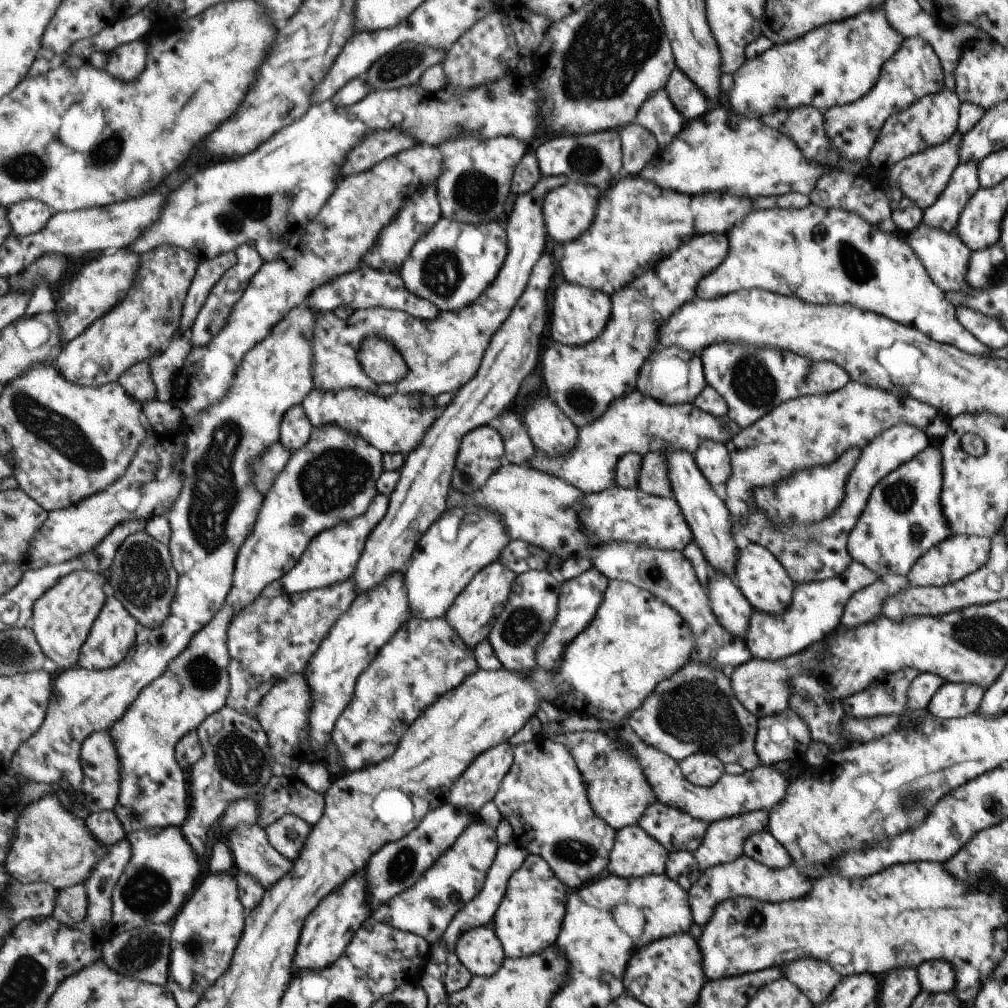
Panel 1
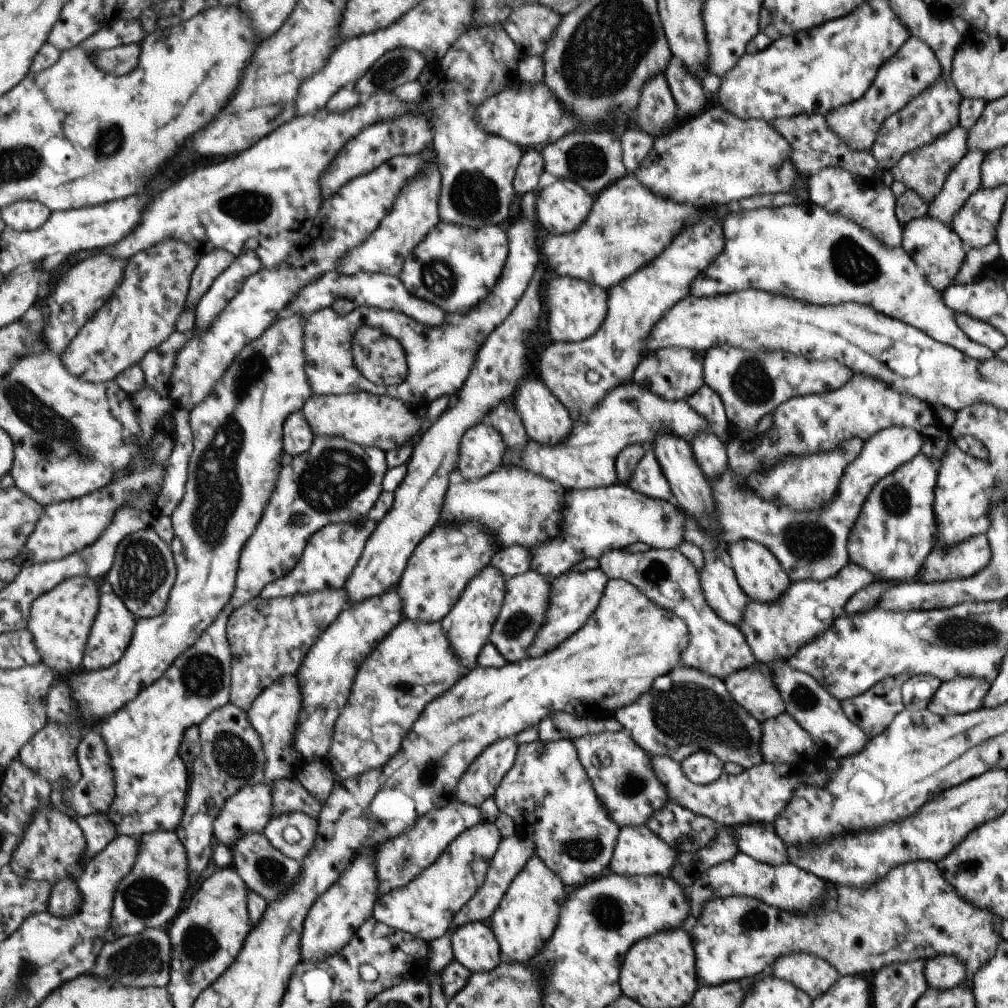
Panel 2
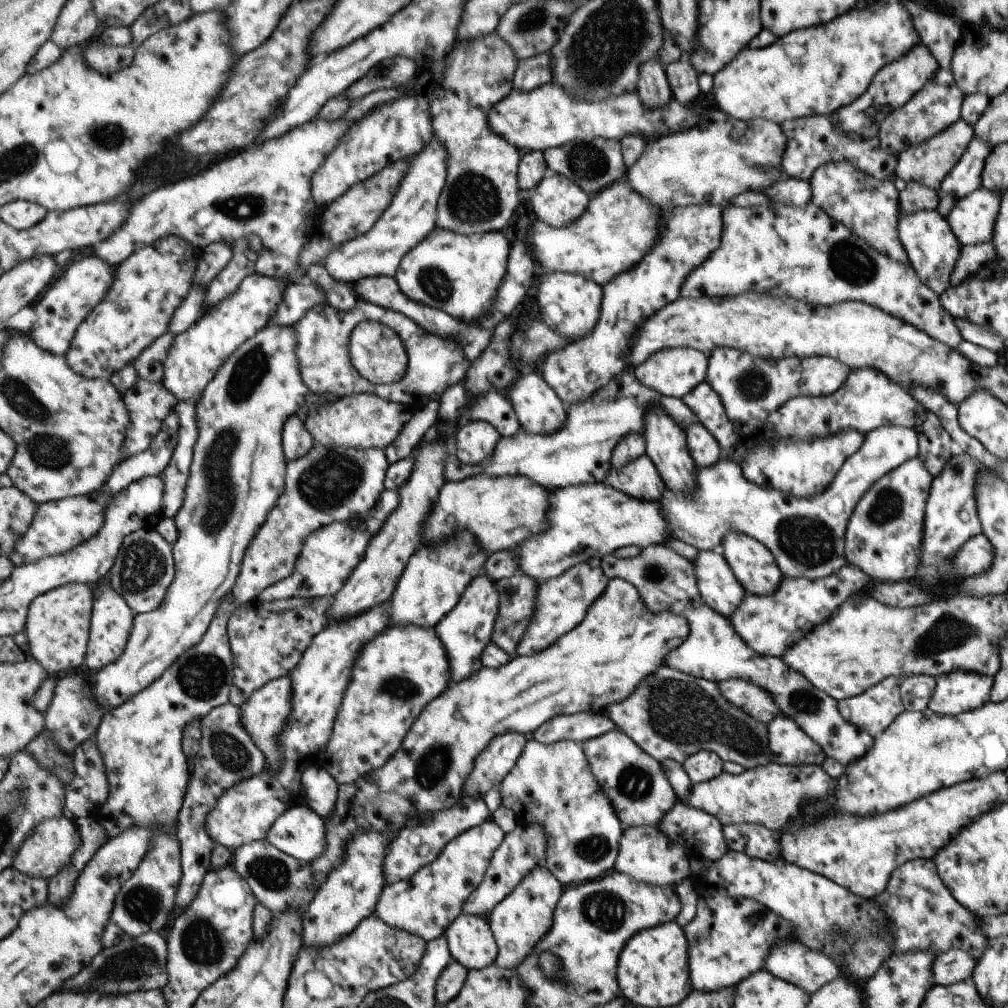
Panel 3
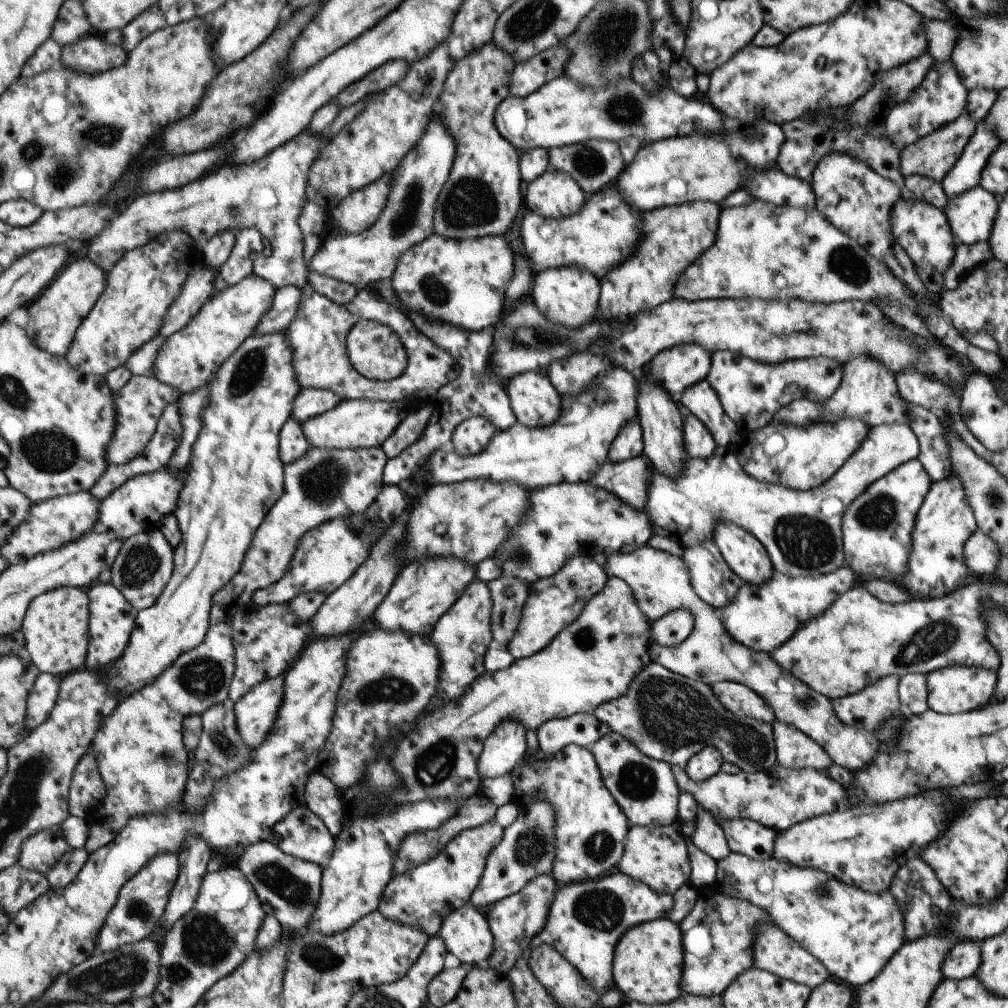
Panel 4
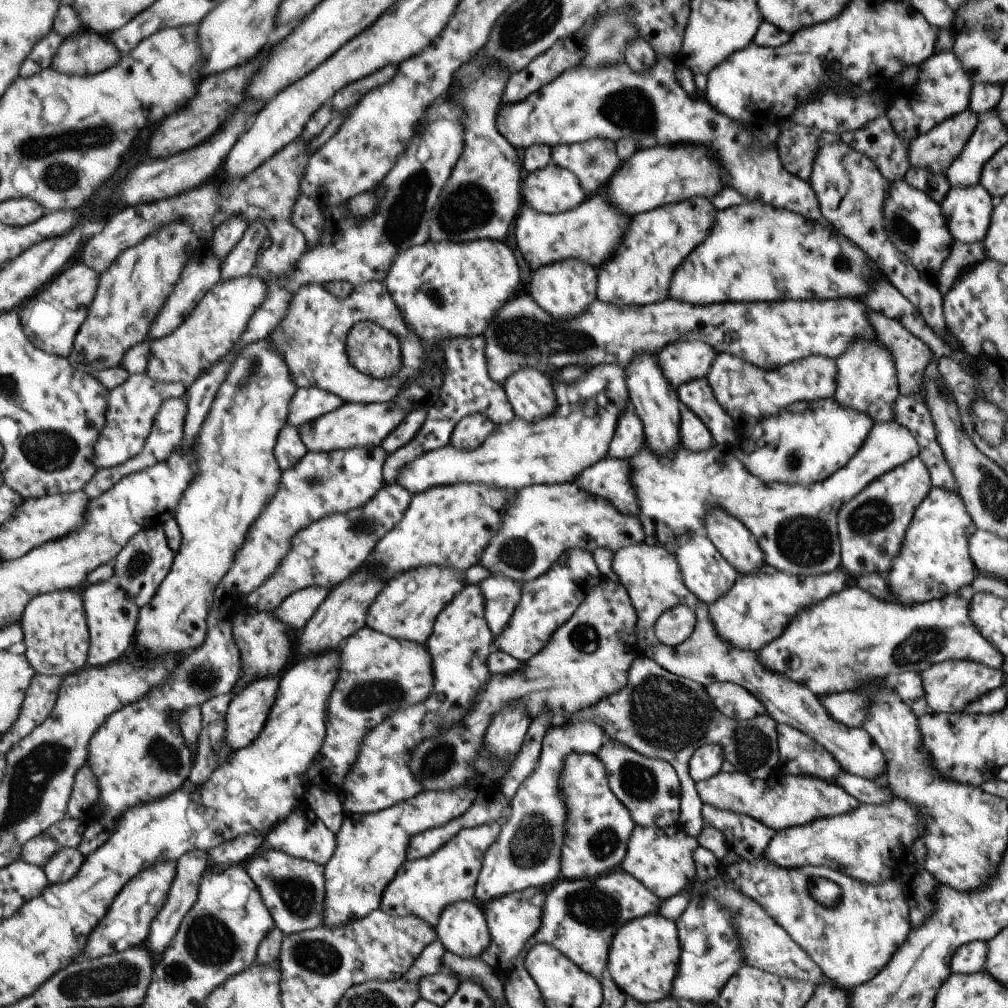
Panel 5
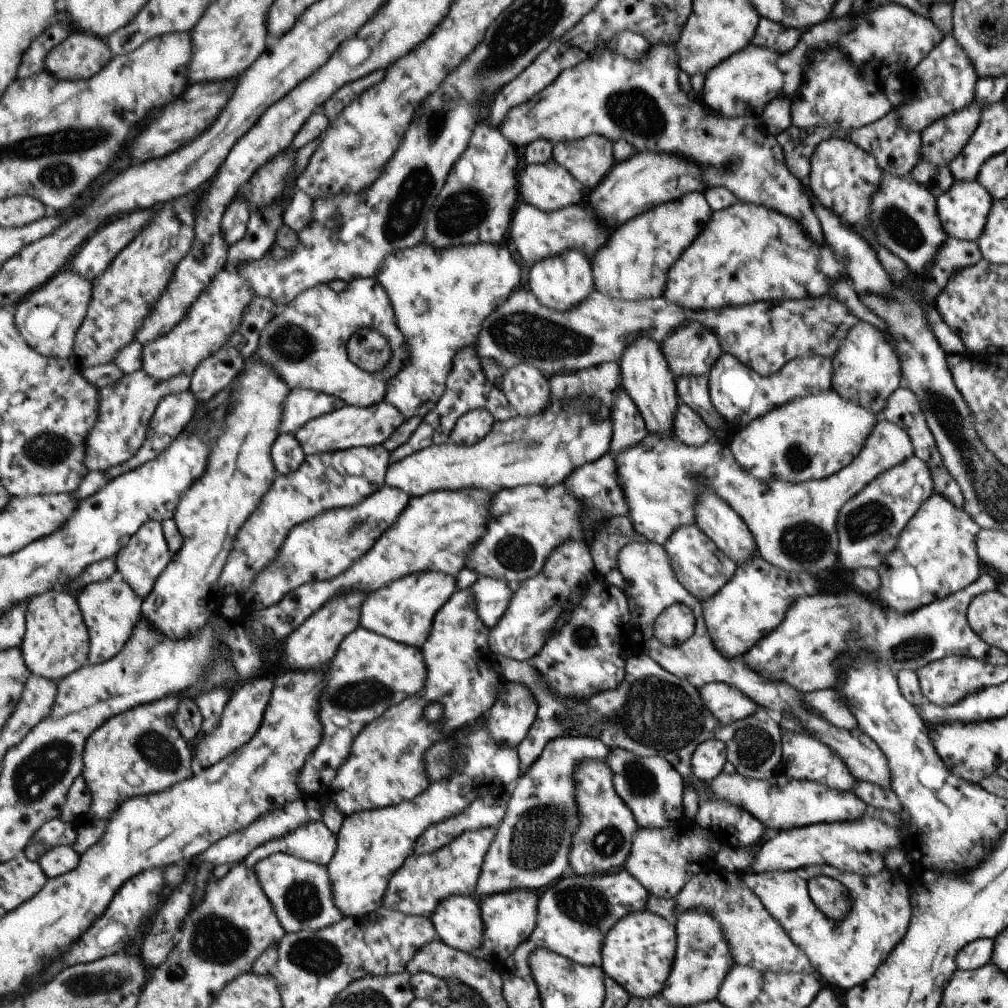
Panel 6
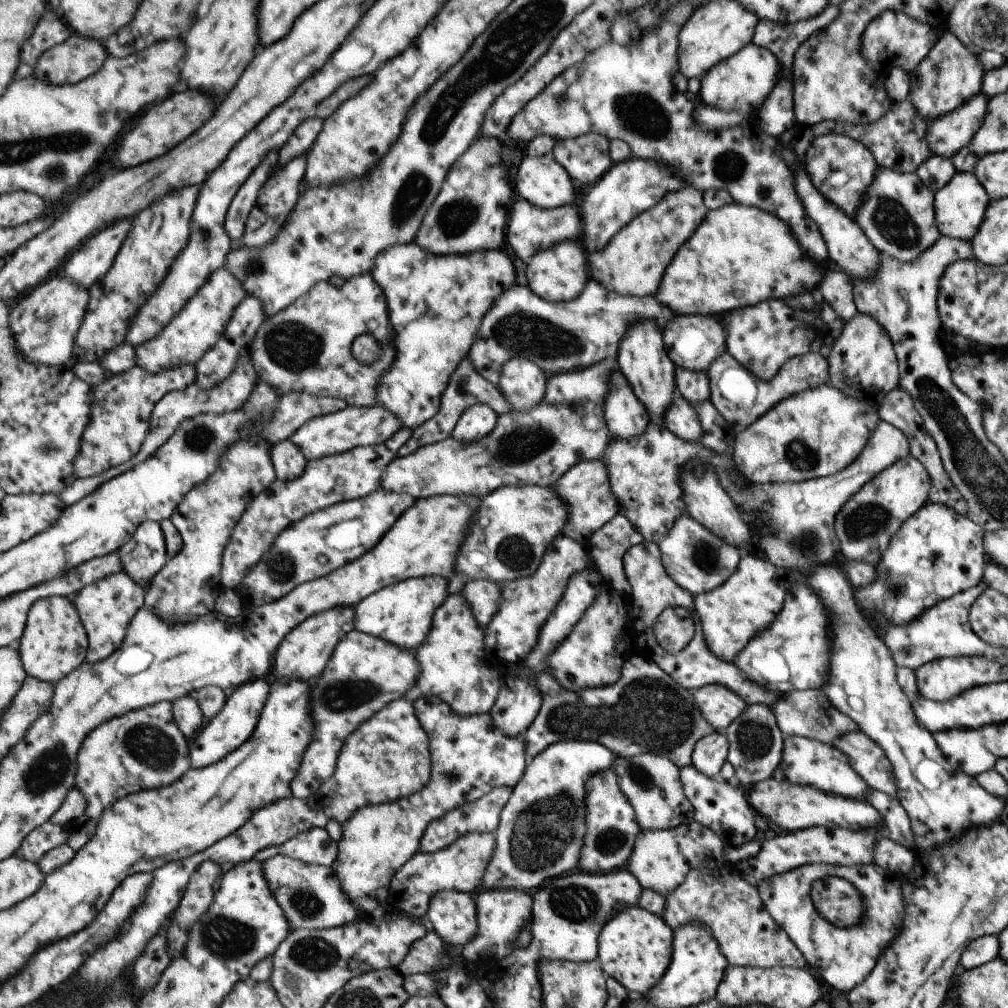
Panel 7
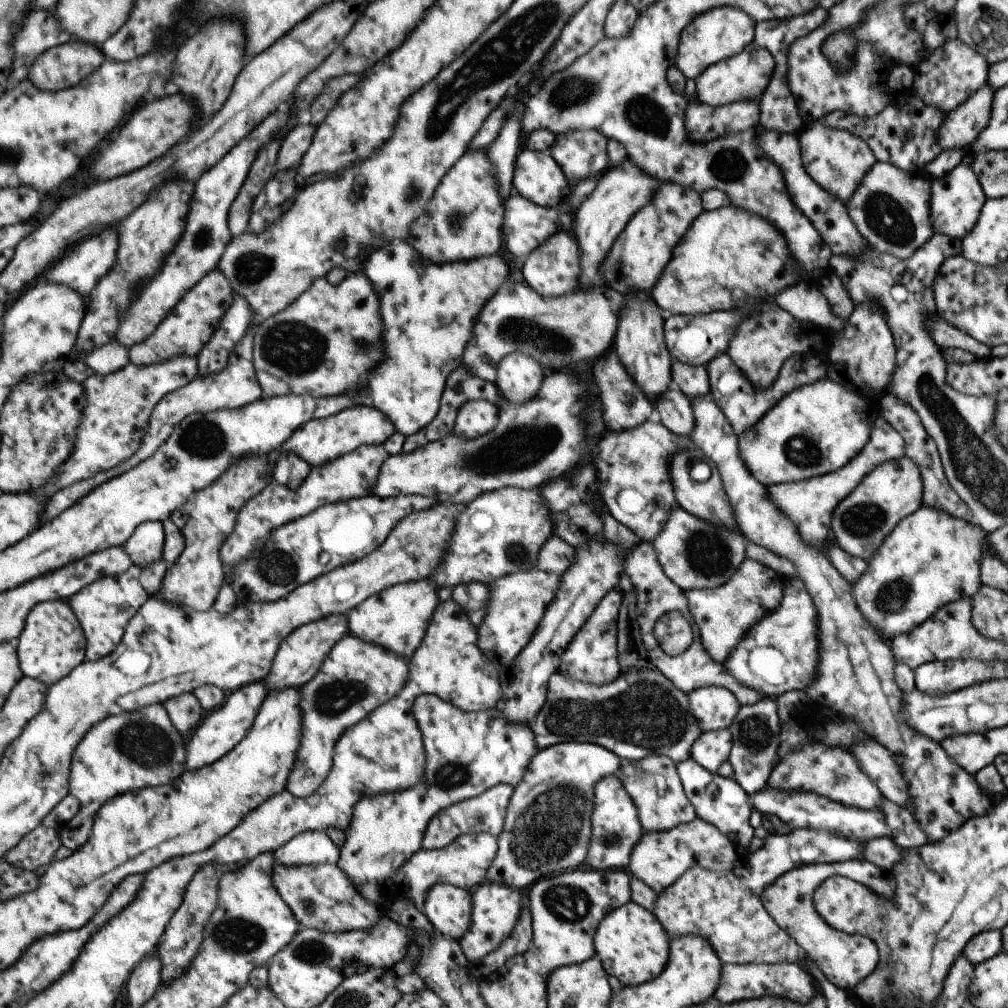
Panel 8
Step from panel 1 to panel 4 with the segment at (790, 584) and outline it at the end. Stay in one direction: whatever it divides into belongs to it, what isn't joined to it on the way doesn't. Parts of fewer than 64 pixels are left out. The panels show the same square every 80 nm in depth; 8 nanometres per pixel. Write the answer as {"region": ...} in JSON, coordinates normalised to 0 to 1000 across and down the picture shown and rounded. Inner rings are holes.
{"region":[[[710,519],[705,537],[721,562],[738,578],[751,582],[765,573],[768,563],[760,546],[740,526],[727,519]]]}

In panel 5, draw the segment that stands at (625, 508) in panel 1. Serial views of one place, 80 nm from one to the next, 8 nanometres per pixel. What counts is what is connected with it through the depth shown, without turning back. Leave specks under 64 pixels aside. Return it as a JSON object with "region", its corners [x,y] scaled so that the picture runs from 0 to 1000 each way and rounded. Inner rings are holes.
{"region":[[[570,477],[551,481],[523,482],[509,489],[507,503],[499,508],[499,523],[495,524],[493,532],[487,536],[482,548],[479,548],[475,554],[475,560],[481,565],[485,565],[488,570],[499,569],[515,579],[521,579],[546,567],[551,558],[562,551],[566,544],[576,544],[584,549],[590,548],[590,544],[602,544],[610,549],[618,542],[639,538],[639,534],[640,526],[637,525],[630,511],[614,509],[604,497],[582,490],[570,480]]]}

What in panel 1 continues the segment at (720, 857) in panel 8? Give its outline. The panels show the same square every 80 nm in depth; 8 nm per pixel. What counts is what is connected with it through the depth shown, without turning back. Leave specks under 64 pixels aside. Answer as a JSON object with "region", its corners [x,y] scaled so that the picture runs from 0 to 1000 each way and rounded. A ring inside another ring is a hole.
{"region":[[[633,817],[612,823],[605,844],[604,868],[630,871],[659,866],[663,845]]]}

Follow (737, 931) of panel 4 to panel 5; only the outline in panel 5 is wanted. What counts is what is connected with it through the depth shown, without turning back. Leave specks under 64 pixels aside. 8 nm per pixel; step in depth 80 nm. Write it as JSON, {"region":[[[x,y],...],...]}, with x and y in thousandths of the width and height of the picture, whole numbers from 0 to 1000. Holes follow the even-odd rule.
{"region":[[[687,889],[678,907],[670,913],[675,938],[673,958],[666,972],[664,988],[670,992],[682,992],[692,996],[706,995],[712,989],[717,976],[737,957],[735,938],[725,919],[722,903],[713,901],[705,889]]]}

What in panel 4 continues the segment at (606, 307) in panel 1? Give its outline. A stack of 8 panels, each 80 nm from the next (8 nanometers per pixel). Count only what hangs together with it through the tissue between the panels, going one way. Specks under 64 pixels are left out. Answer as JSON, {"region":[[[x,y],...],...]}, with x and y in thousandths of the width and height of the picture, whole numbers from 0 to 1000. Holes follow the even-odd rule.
{"region":[[[557,265],[537,269],[531,274],[531,284],[527,290],[529,301],[552,322],[576,325],[586,320],[593,312],[593,298],[596,281],[582,267]]]}

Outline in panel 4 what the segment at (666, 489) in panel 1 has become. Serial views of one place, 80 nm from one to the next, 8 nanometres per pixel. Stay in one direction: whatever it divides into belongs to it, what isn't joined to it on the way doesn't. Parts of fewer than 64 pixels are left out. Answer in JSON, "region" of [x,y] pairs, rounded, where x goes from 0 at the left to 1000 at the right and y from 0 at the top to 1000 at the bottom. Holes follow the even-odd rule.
{"region":[[[636,450],[615,458],[602,457],[585,477],[591,483],[598,483],[619,499],[630,505],[638,506],[642,493],[645,474],[650,471],[642,454]]]}

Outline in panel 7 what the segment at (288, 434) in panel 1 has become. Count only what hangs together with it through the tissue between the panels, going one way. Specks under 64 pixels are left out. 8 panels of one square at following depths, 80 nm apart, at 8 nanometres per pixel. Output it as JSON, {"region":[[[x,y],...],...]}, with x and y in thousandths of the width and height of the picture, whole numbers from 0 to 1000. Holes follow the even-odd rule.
{"region":[[[291,436],[280,437],[269,445],[277,476],[293,476],[302,470],[307,456]]]}

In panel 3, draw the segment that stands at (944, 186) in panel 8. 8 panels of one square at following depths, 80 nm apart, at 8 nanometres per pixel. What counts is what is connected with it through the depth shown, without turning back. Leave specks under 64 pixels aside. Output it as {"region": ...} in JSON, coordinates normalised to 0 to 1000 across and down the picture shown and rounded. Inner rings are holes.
{"region":[[[971,186],[951,197],[938,219],[954,243],[970,243],[984,238],[986,220],[992,207],[993,190]]]}

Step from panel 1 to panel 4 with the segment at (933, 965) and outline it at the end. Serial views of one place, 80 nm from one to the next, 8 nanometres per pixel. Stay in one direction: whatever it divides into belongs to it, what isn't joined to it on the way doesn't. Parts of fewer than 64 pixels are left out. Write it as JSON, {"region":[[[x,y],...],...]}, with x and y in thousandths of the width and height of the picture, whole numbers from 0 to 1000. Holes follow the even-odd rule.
{"region":[[[965,933],[945,938],[936,949],[933,965],[936,971],[953,972],[966,968],[972,957],[972,939]]]}

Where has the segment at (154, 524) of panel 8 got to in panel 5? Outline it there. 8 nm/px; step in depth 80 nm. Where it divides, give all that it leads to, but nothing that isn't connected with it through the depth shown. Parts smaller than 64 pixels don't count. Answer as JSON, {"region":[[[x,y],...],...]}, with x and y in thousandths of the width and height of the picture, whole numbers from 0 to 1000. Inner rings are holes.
{"region":[[[149,523],[138,528],[138,531],[135,531],[117,551],[117,555],[112,558],[114,571],[118,573],[121,583],[137,597],[138,602],[142,603],[153,595],[154,589],[161,582],[162,575],[169,570],[174,552],[163,524]]]}

